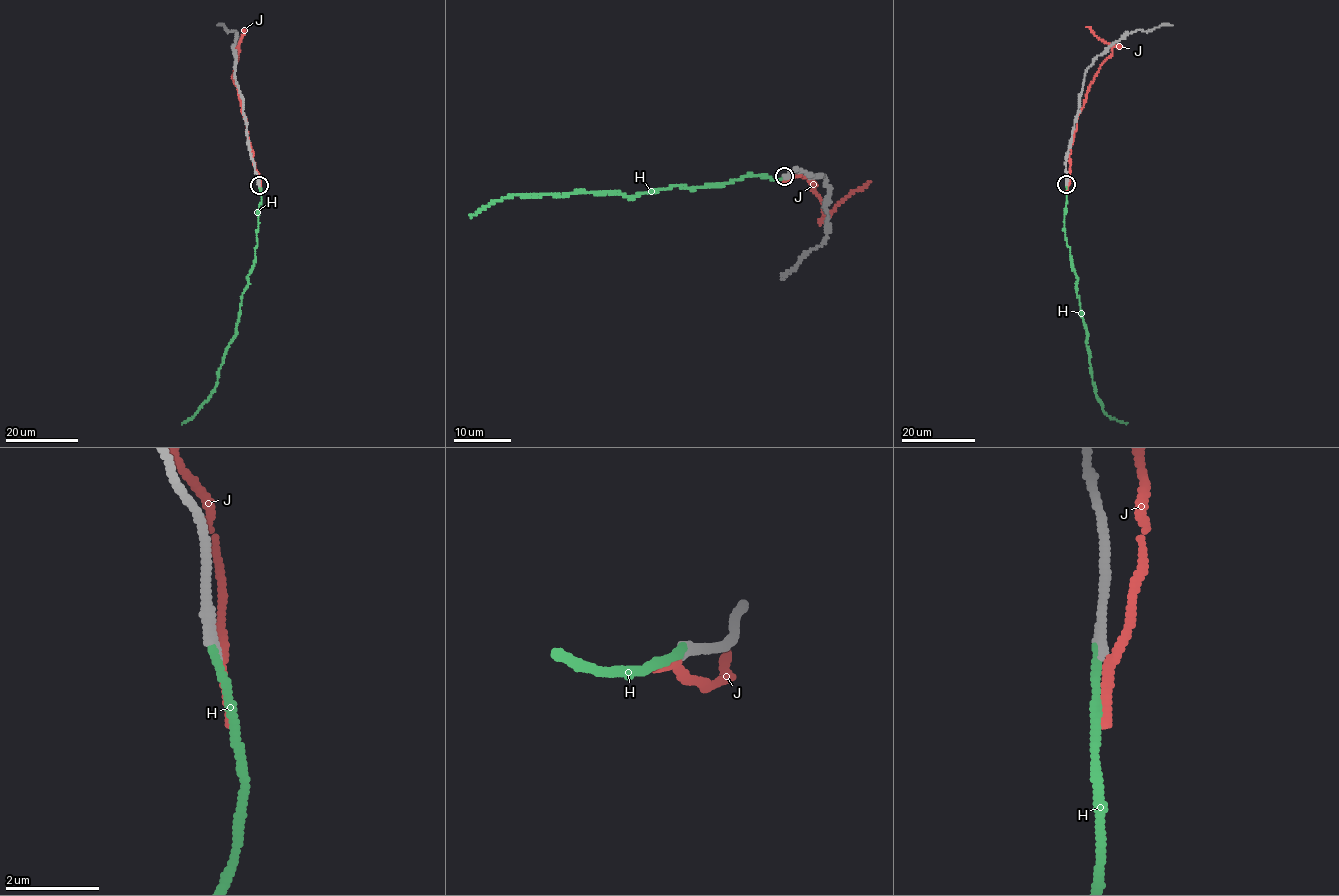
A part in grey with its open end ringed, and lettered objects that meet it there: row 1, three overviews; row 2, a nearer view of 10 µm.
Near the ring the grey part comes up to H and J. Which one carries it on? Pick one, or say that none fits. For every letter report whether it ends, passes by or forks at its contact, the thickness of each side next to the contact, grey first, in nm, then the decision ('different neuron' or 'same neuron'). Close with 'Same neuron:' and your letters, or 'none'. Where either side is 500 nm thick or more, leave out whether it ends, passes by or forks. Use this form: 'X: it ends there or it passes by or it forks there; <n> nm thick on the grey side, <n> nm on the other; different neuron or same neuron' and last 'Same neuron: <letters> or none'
H: it ends there; 200 nm thick on the grey side, 150 nm on the other; same neuron
J: it passes by; 190 nm thick on the grey side, 160 nm on the other; different neuron
Same neuron: H

